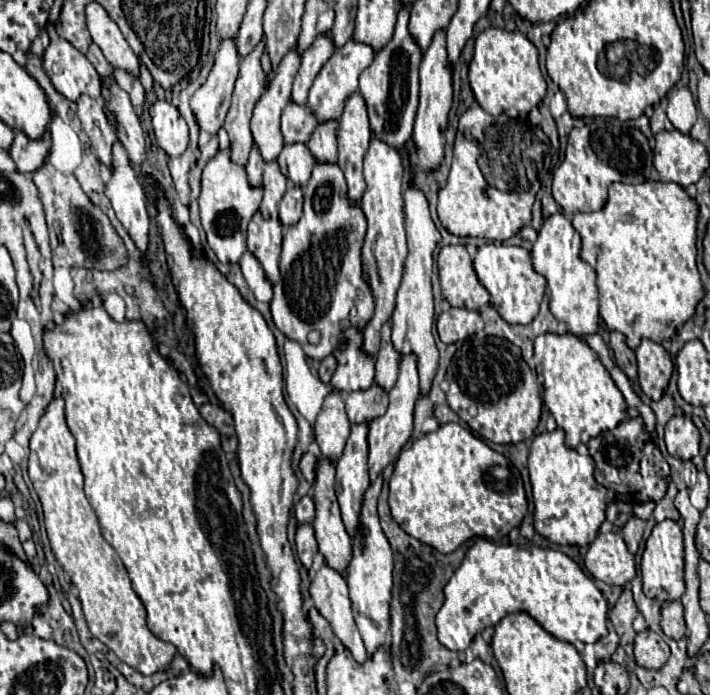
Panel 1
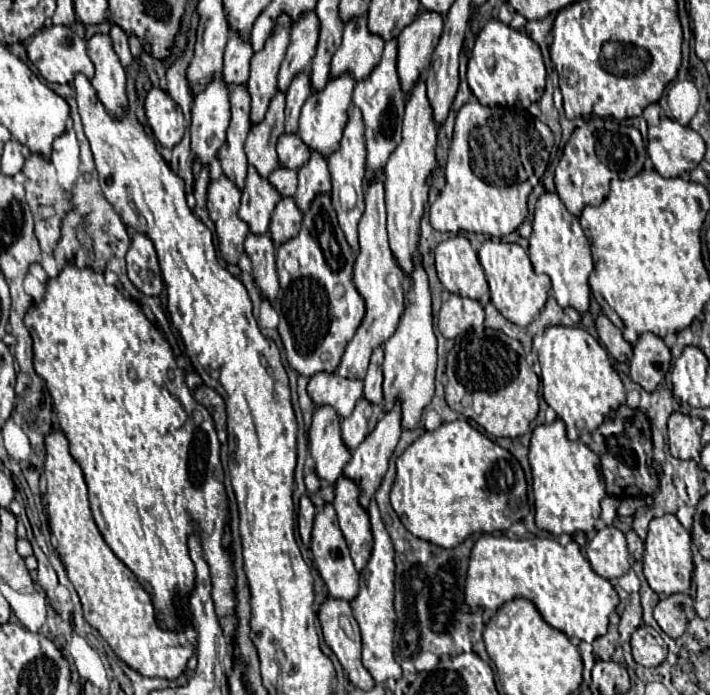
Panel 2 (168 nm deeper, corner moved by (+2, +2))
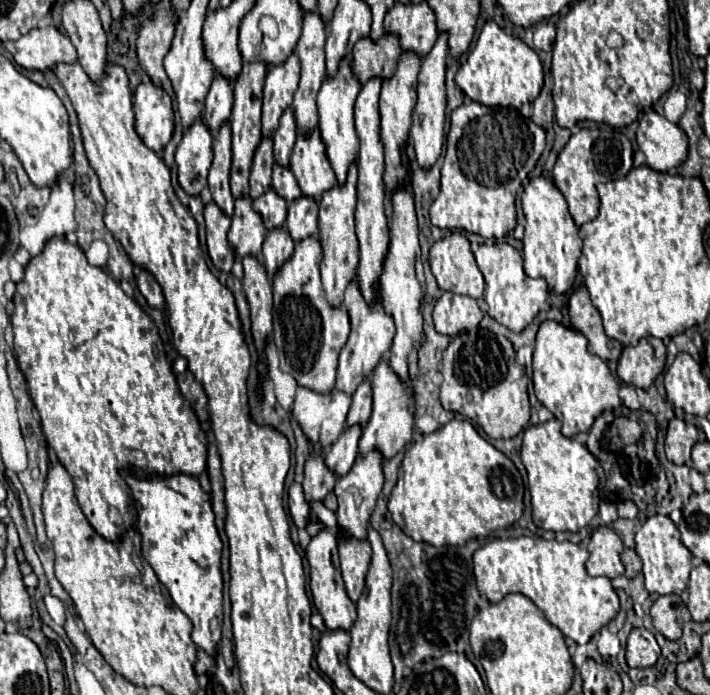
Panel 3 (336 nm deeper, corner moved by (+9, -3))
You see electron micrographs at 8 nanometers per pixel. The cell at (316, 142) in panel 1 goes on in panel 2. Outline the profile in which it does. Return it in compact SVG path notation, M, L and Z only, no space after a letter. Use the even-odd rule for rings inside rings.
M312 153L310 161L298 171L298 191L294 195L294 201L298 209L304 213L308 211L308 203L316 199L316 195L328 195L330 193L330 173L326 159L320 153Z

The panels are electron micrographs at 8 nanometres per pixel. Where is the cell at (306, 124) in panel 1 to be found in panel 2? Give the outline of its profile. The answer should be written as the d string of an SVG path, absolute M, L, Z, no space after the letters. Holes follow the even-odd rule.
M282 135L278 139L278 159L282 167L292 167L298 171L308 161L310 149L300 141L298 135Z

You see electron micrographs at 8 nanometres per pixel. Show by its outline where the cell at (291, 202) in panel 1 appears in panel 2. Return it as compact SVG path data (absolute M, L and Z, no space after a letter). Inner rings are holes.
M280 199L270 221L270 239L274 241L276 247L280 247L282 243L298 235L300 225L302 225L302 211L294 203L294 199Z

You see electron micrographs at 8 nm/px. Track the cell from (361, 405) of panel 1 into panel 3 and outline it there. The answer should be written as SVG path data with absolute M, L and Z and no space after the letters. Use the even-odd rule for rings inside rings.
M347 426L343 430L343 434L337 438L337 442L327 450L325 454L325 464L337 474L343 476L345 472L349 472L349 468L353 466L355 458L357 458L357 442L361 438L361 426Z

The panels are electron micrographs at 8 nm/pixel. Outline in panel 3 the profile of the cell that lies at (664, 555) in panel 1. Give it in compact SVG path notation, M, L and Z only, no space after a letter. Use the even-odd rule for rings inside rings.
M655 514L647 518L641 530L635 534L635 550L643 562L643 576L645 588L649 594L681 594L687 586L689 572L691 572L691 552L683 546L679 538L677 526L671 522L669 516Z

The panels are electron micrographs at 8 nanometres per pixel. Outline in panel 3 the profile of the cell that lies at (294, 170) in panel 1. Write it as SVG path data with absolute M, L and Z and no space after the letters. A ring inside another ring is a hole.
M269 188L265 194L261 194L257 200L253 200L253 208L261 212L261 218L265 220L267 230L279 228L285 224L287 216L287 202L281 198L273 188Z

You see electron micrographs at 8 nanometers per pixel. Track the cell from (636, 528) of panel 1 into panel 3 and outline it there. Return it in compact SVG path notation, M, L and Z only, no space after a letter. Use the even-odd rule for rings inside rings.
M625 548L625 550L621 552L621 560L623 560L623 564L625 564L625 576L627 576L627 578L633 578L633 576L637 576L637 574L641 572L641 558L637 556L635 550Z

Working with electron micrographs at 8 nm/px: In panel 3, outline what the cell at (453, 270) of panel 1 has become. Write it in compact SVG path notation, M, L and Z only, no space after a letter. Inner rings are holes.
M453 232L451 236L437 240L431 246L429 262L441 290L471 298L483 296L483 274L477 268L469 250L469 240L463 234Z

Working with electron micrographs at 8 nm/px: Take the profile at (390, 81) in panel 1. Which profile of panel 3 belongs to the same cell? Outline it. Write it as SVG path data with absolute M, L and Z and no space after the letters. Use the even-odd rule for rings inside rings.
M369 78L355 102L355 130L359 136L359 182L357 182L357 210L355 210L355 224L357 224L357 238L361 246L357 280L365 300L373 300L373 286L379 282L379 274L383 268L383 258L389 246L389 228L387 228L387 212L385 212L385 150L381 142L381 116L379 116L379 92L381 92L381 78Z

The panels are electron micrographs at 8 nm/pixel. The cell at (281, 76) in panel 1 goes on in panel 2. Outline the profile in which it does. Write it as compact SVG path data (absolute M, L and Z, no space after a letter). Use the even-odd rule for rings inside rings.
M276 93L262 123L254 125L246 139L248 163L256 167L260 177L268 177L278 163L276 141L284 133L284 95Z

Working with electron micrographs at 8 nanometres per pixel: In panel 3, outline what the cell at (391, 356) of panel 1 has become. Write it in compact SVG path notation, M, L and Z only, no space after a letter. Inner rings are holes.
M365 380L359 384L357 392L353 394L353 404L347 416L347 424L361 424L365 426L371 416L371 380Z

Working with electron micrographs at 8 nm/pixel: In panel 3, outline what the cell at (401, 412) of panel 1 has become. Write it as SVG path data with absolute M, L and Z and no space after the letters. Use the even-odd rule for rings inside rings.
M369 450L365 456L357 456L353 468L337 480L335 490L333 490L337 496L337 502L339 502L339 510L337 510L339 528L345 528L355 538L365 538L367 522L375 508L377 496L381 494L381 488L383 488L383 456L381 456L381 452Z

